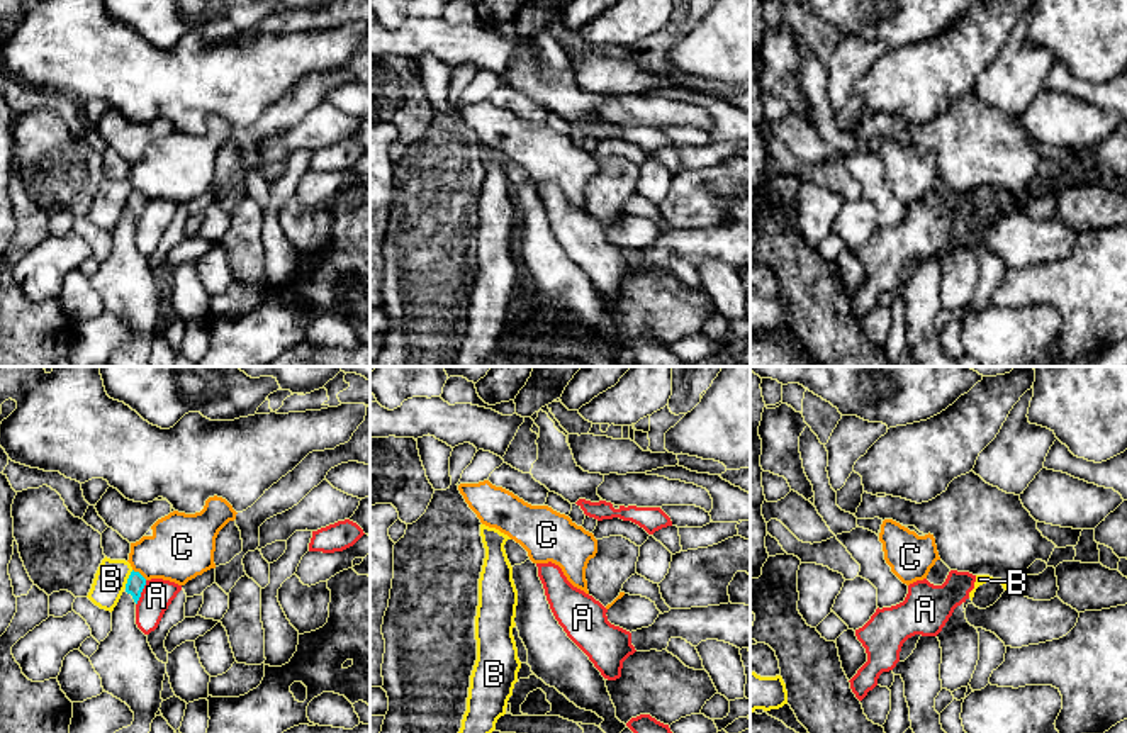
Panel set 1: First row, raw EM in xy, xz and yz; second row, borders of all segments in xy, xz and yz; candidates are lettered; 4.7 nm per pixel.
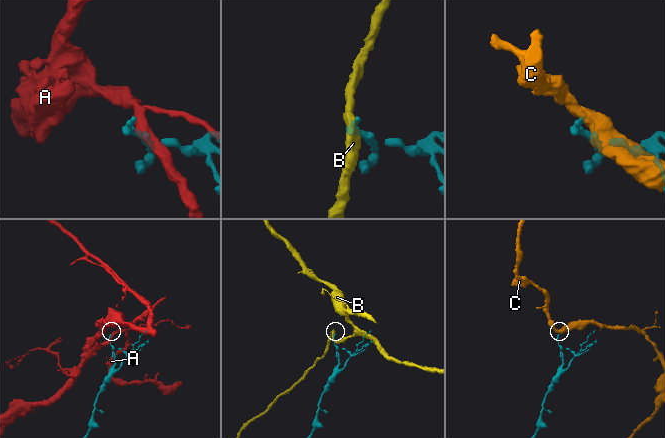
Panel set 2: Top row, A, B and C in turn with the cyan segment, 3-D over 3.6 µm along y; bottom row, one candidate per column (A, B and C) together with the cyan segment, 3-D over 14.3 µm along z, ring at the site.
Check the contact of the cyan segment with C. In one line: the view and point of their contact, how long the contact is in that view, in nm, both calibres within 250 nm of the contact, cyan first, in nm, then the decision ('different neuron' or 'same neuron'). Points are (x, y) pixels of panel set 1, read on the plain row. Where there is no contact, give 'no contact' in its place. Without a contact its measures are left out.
xy (138, 192) | 90 nm | 90/300 nm | different neuron

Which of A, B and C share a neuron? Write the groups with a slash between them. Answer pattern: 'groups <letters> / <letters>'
groups A / B / C

